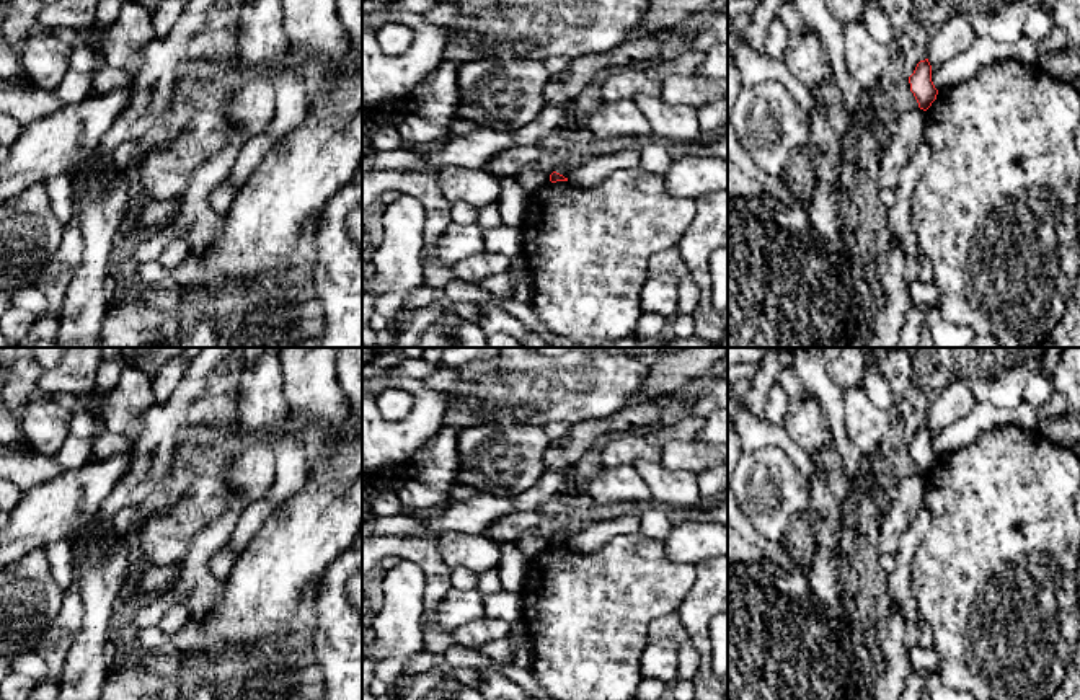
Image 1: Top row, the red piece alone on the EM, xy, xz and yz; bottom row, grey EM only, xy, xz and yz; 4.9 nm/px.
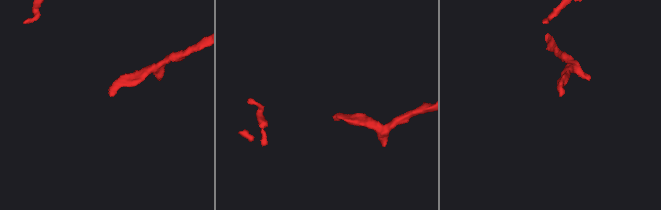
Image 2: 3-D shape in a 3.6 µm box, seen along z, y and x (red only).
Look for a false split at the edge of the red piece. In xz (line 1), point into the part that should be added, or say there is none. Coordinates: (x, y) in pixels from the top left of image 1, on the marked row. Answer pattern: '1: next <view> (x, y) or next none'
1: next none

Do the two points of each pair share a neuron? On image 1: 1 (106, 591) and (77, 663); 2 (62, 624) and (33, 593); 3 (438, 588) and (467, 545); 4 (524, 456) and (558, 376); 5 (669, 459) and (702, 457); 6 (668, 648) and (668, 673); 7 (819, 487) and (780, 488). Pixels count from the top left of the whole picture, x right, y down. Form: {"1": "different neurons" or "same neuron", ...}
{"1": "same neuron", "2": "different neurons", "3": "different neurons", "4": "different neurons", "5": "same neuron", "6": "same neuron", "7": "different neurons"}

